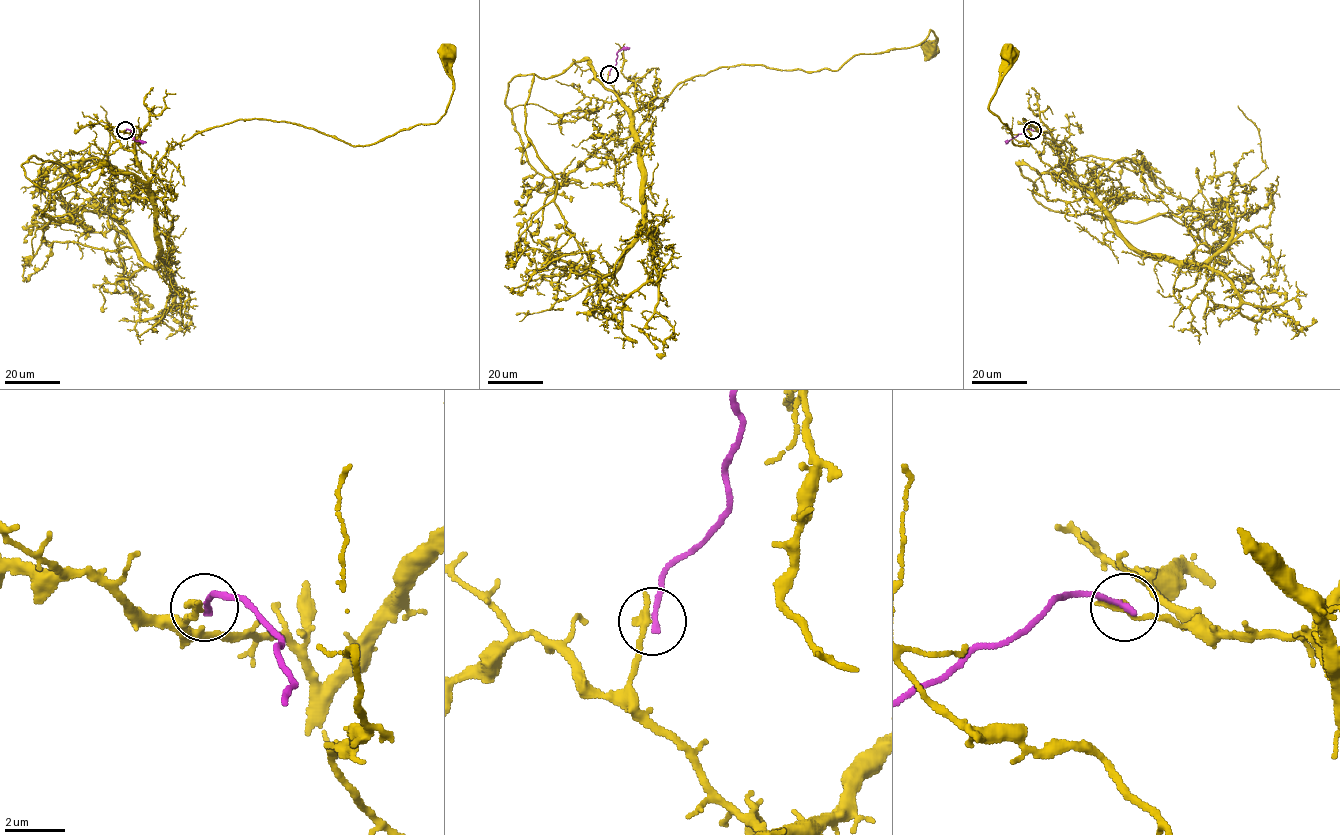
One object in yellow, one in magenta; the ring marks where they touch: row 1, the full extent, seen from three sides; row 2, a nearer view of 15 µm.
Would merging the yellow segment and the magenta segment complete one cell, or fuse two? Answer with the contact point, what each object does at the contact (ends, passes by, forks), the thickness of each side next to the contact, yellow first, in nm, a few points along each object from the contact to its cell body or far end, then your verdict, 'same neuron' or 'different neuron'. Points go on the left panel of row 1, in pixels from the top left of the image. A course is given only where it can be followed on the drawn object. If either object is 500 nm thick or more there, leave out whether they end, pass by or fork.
place (125, 130); yellow ends; magenta ends; calibres 300 and 200 nm; course yellow (125, 130), (149, 178), (172, 147), (238, 119), (301, 124), (366, 146), (445, 112), (448, 51); course magenta (126, 130), (137, 141), (146, 142); different neuron

